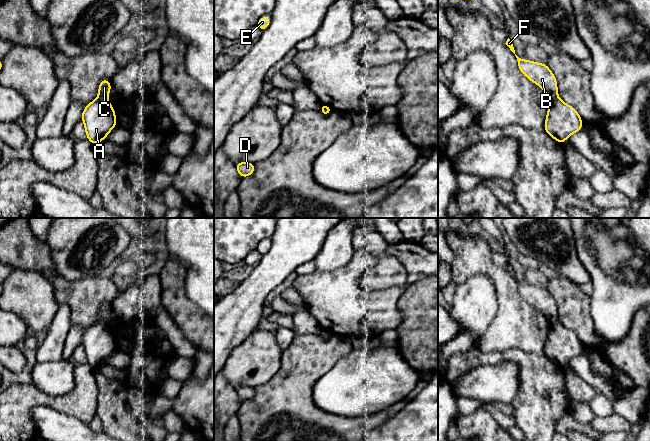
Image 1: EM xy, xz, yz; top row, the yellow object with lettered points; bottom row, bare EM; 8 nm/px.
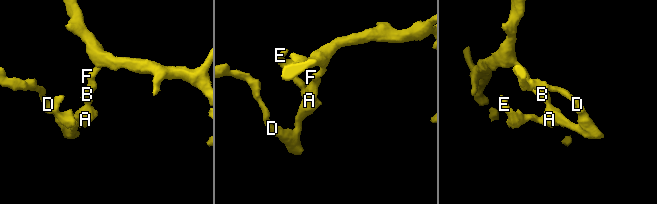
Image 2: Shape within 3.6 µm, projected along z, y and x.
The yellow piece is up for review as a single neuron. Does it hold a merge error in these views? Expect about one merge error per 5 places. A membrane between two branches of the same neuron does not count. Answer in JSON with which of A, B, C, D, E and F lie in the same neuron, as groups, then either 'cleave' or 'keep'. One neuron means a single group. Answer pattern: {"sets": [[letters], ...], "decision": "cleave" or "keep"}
{"sets": [["A", "D", "E"], ["B", "C", "F"]], "decision": "cleave"}

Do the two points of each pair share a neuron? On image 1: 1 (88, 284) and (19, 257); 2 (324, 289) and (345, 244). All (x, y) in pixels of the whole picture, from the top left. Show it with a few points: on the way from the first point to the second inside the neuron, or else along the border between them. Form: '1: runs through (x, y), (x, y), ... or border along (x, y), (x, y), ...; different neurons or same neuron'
1: runs through (71, 286), (63, 286), (36, 259); same neuron
2: border along (353, 256), (344, 265), (335, 269), (315, 271); different neurons

